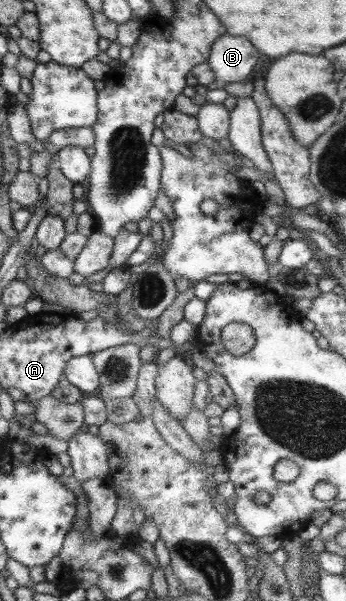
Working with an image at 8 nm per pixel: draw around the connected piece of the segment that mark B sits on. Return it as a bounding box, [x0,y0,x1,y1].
[207,36,259,85]

